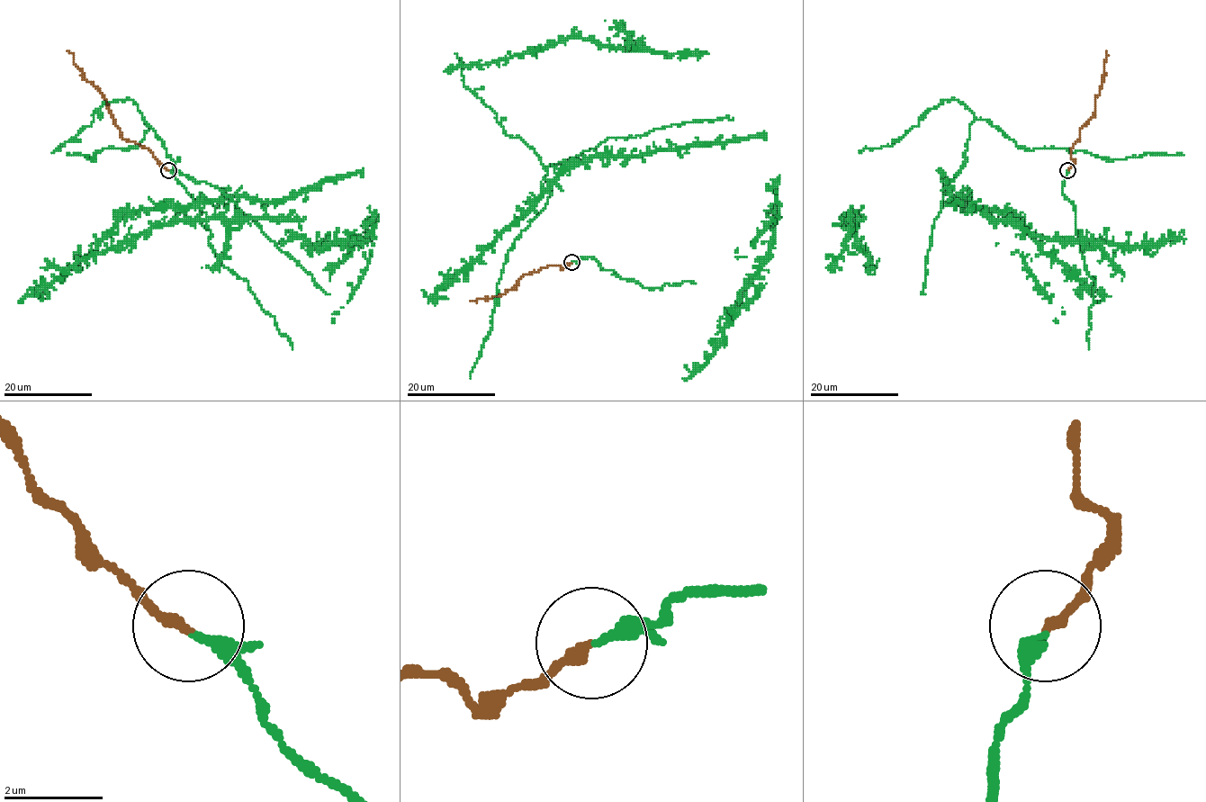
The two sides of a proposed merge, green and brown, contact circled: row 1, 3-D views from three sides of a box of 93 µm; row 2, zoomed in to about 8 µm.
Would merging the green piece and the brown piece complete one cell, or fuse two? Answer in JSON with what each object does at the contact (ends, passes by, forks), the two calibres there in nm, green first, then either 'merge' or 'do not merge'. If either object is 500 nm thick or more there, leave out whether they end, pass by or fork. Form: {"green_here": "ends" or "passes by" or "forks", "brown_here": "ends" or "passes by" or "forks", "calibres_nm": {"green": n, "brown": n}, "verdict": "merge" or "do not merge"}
{"green_here": "ends", "brown_here": "ends", "calibres_nm": {"green": 240, "brown": 200}, "verdict": "merge"}

